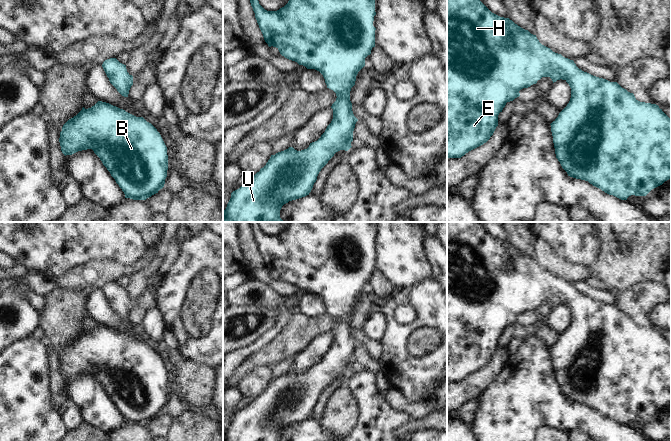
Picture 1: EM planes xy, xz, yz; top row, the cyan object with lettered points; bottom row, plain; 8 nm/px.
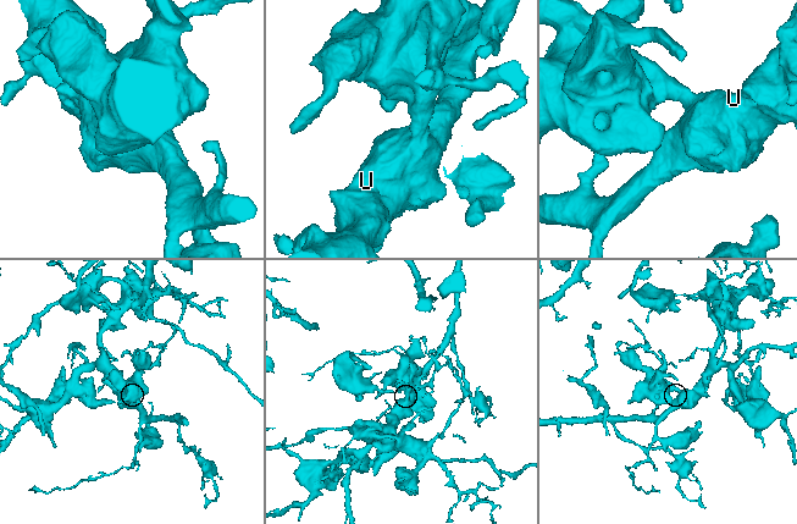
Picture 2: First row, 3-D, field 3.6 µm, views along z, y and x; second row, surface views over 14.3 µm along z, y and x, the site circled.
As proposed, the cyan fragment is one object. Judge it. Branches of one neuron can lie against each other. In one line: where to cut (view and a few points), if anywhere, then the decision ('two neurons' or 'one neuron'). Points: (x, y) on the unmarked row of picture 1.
no cut | one neuron

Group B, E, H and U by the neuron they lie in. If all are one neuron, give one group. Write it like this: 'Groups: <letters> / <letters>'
Groups: B E H U.

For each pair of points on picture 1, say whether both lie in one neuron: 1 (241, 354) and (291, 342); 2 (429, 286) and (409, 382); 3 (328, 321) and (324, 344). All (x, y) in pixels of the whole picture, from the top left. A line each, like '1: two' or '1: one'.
1: two
2: one
3: two

